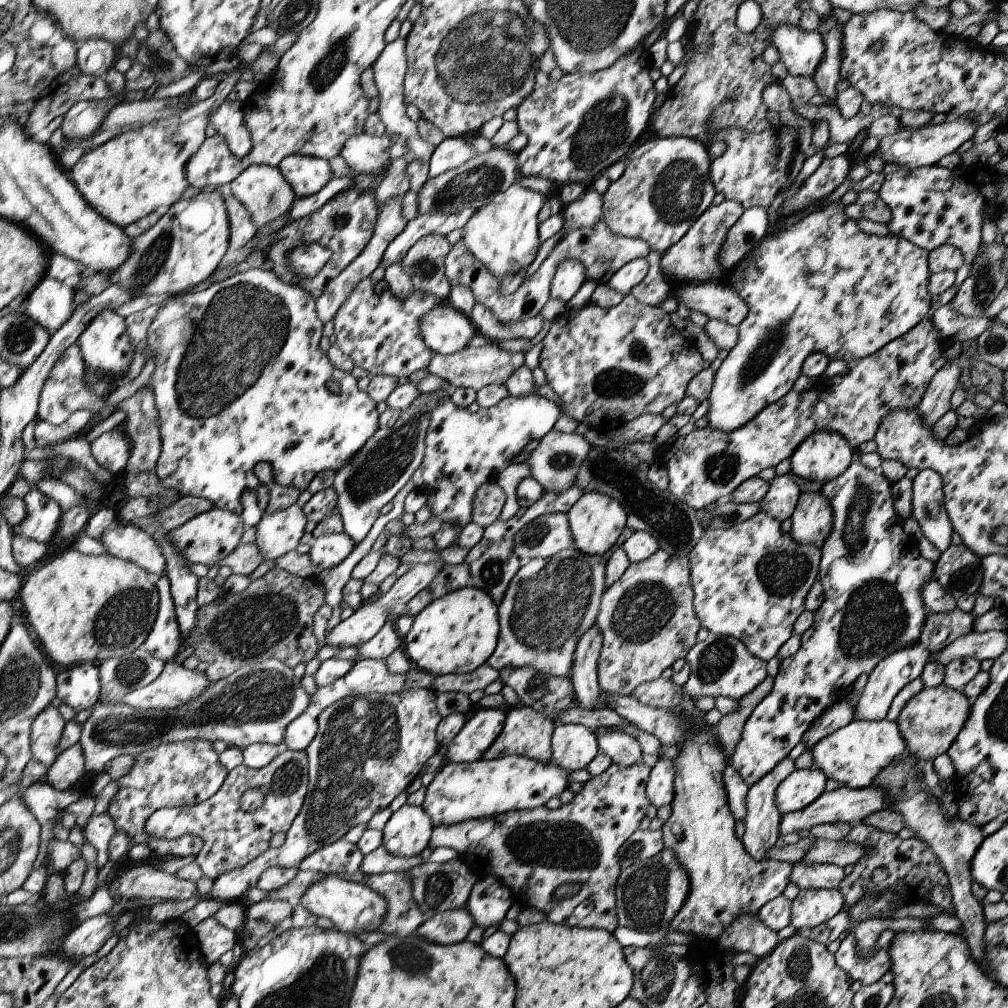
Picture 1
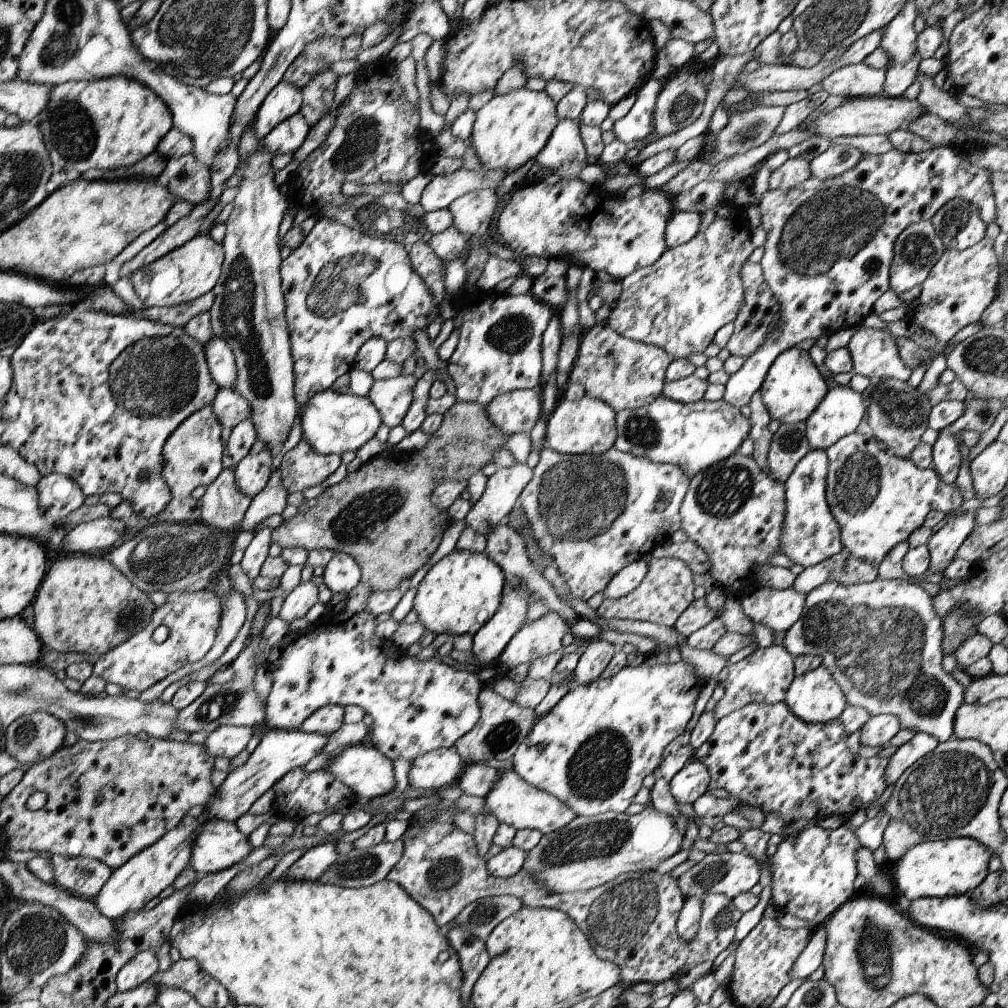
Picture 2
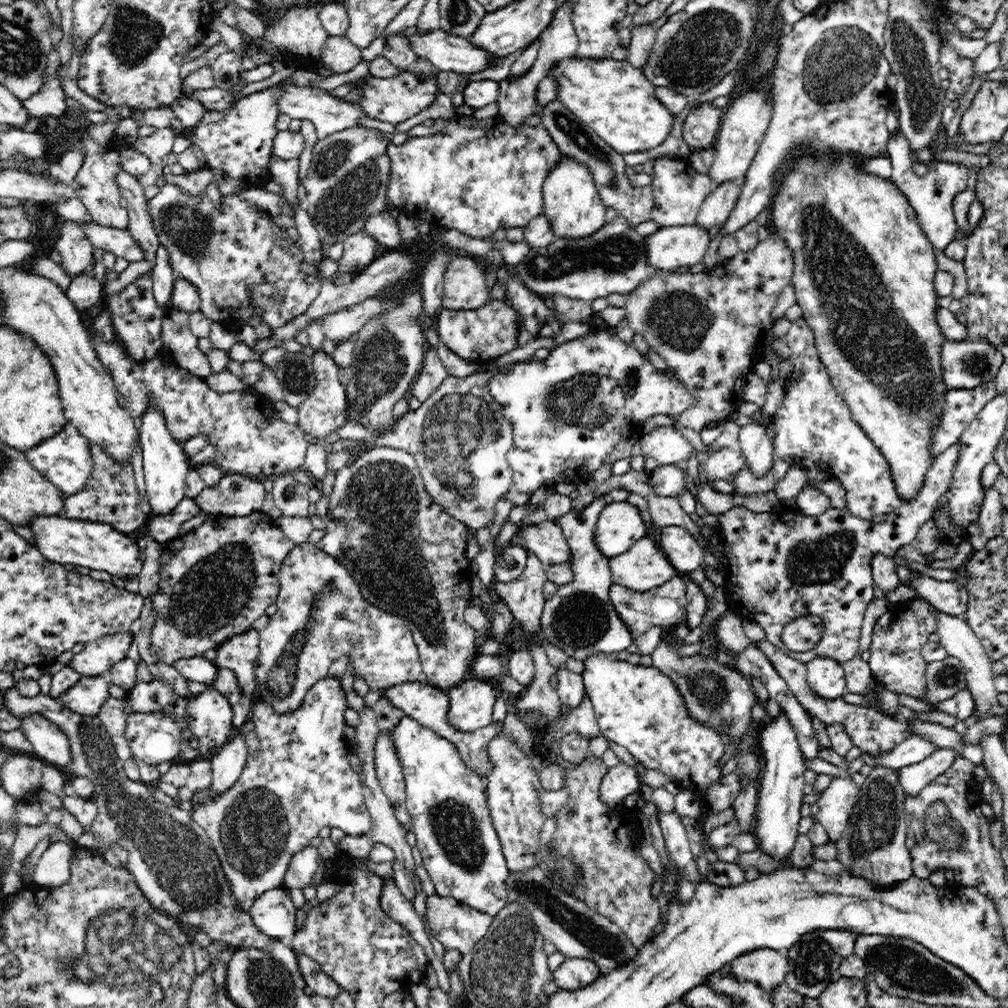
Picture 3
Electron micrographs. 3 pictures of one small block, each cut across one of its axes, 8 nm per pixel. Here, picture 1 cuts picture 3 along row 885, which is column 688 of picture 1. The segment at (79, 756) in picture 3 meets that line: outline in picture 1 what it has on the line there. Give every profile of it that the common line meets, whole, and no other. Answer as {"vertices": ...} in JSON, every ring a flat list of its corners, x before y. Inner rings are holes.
{"vertices":[[693,138,646,140,626,160,626,170,602,195,603,219,618,236,640,238,661,255,680,242,712,204,716,190,710,182,708,147]]}

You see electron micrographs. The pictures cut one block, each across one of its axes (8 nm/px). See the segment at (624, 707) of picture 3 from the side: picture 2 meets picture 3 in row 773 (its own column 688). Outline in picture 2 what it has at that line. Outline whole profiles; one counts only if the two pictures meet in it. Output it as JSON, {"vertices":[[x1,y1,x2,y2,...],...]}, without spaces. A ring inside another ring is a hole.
{"vertices":[[648,659,644,660,640,666,636,666,636,668,632,668,632,666,626,666,625,668,622,668,617,674,614,674,611,678,599,678,595,682,592,682,588,685,575,685,572,689,569,690,569,692,544,716,543,718,538,719,535,722,535,726,531,729,531,732,526,736,526,739,524,742,522,742,521,746,518,746,518,749,516,750,516,753,514,756,512,756,512,763,514,764,514,771,516,774,518,774,518,777,521,777,525,782,528,782,531,786,534,786,535,788,538,788,539,790,542,790,543,792,546,792,547,794,550,794,551,796,554,796,555,798,558,798,561,802,564,802,565,804,568,804,576,813,577,816,586,816,586,817,594,817,600,814,610,813,610,812,616,812,616,813,624,813,626,810,628,810,628,807,633,803,634,798,636,797,636,794,643,788,644,780,649,776,653,775,653,773,656,771,656,768,660,765,660,762,663,760,663,753,666,749,666,746,674,740,674,738,677,738,686,730,686,724,690,721,690,718,694,716,694,704,696,704,696,699,698,698,698,694,700,694,700,690,702,690,702,685,704,684,704,680,698,675,696,675,696,670,694,670,694,666,692,664,688,664,688,662,680,661,676,662,676,664,655,664,654,661,651,661,651,663,654,666,648,666]]}

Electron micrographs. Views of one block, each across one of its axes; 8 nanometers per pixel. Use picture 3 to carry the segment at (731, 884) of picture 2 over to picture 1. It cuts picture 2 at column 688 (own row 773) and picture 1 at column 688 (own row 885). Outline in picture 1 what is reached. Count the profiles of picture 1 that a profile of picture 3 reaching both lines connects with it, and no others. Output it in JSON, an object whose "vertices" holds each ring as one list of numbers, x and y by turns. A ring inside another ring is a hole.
{"vertices":[[664,847,652,858,640,859,628,868,621,870,617,878,616,914,619,926,626,926,638,932,667,930,672,918,680,912,690,892,690,877,686,868,680,866,678,856]]}

